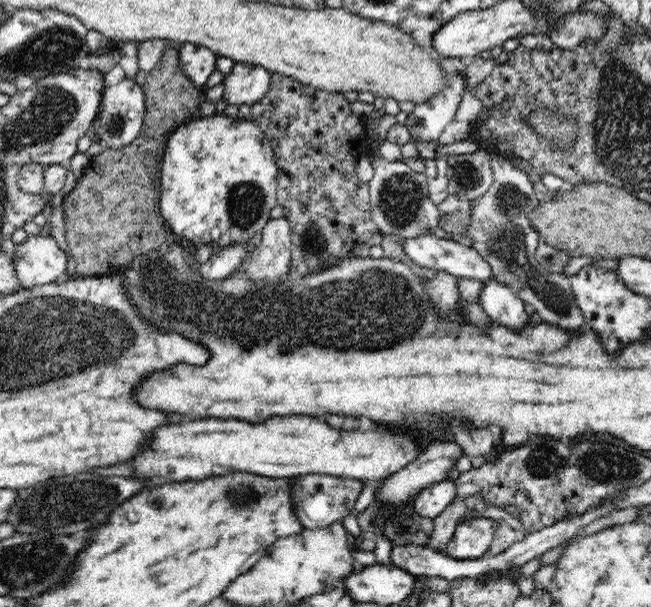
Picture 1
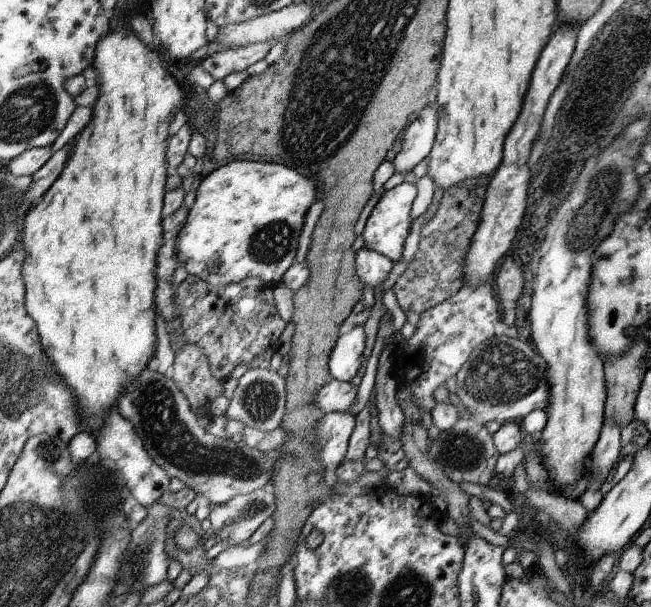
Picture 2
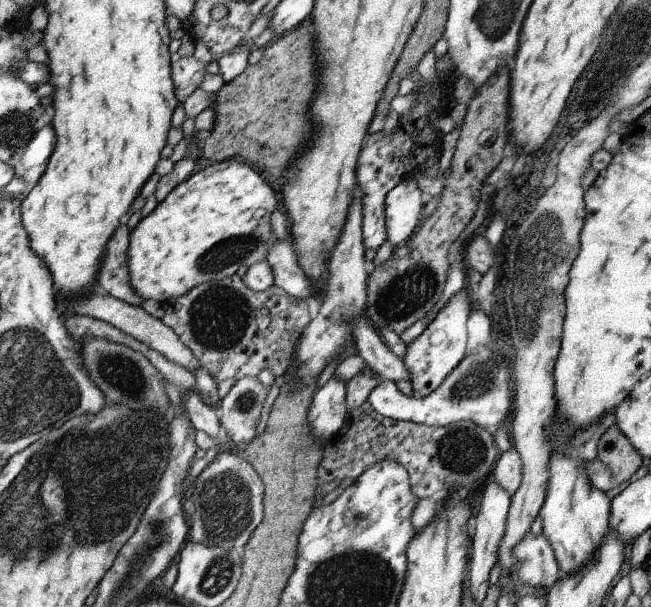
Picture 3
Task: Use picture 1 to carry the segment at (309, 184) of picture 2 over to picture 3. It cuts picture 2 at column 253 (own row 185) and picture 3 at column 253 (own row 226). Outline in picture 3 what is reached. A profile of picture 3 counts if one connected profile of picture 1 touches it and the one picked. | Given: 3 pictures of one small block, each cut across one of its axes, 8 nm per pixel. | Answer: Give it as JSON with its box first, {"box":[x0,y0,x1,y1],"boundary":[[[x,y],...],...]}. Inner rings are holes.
{"box":[127,159,276,304],"boundary":[[[227,159],[190,175],[175,186],[148,216],[140,219],[129,234],[127,271],[130,286],[143,300],[150,298],[163,304],[180,298],[202,283],[234,275],[242,264],[250,268],[254,263],[266,260],[276,244],[271,224],[272,214],[276,212],[274,208],[276,196],[272,188],[262,182],[260,175],[248,164]]]}

